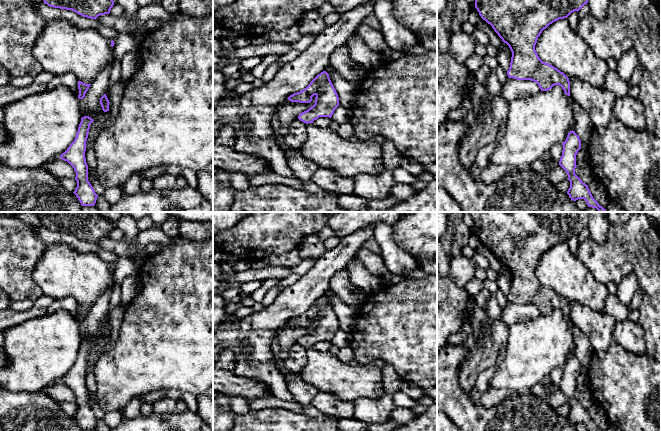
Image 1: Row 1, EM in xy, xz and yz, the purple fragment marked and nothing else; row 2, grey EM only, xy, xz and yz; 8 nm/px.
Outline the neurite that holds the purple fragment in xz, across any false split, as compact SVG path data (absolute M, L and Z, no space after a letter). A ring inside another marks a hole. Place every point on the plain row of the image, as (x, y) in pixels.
M326 295L318 298L305 313L287 323L291 326L310 327L314 319L315 328L298 340L298 343L306 348L313 347L319 341L331 342L339 330L338 318Z

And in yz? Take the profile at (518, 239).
M472 212L472 217L481 242L492 250L512 276L508 301L534 305L541 315L559 309L570 320L569 302L554 290L543 286L535 269L542 255L550 248L567 242L574 235L578 236L588 227L589 212L552 212L550 216L547 213L536 215L535 212Z

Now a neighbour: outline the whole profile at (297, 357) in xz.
M295 343L291 346L288 358L281 361L283 368L292 374L300 376L302 368L307 362L307 348Z

